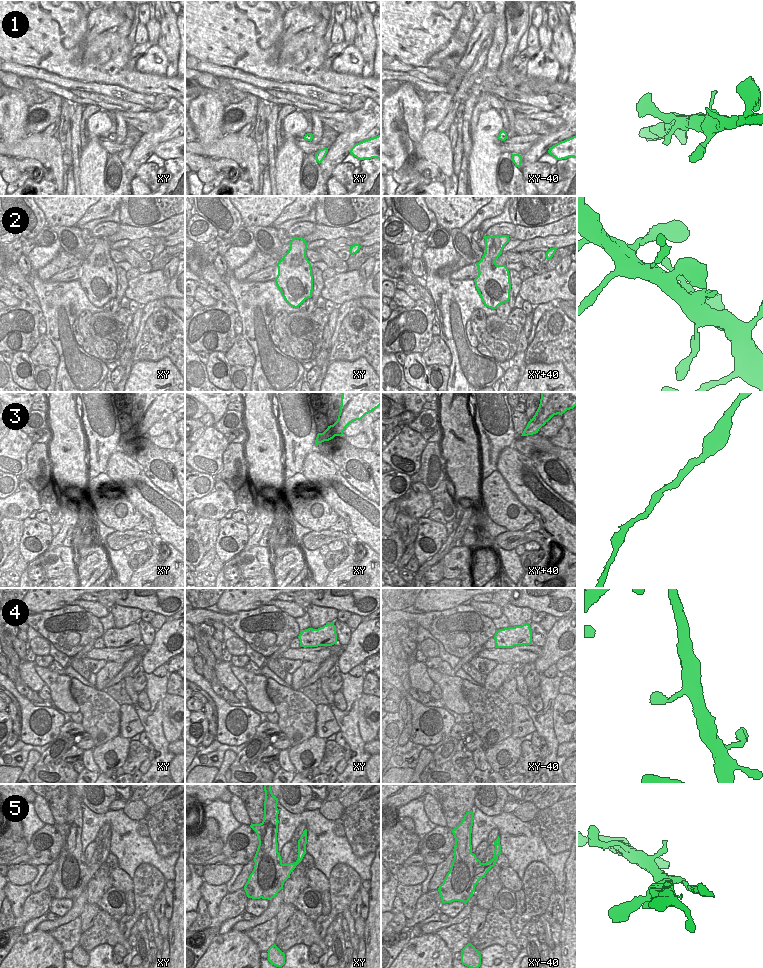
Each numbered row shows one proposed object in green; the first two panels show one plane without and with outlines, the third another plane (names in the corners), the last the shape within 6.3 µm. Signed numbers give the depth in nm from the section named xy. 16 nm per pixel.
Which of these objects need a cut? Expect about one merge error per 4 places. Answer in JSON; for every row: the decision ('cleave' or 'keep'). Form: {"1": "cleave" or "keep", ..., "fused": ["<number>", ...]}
{"1": "keep", "2": "keep", "3": "keep", "4": "keep", "5": "cleave", "fused": ["5"]}

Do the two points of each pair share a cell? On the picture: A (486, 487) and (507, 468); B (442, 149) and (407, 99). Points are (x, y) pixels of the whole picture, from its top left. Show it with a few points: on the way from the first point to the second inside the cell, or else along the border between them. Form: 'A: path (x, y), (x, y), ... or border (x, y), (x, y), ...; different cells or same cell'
A: border (497, 469), (514, 494); different cells
B: border (426, 132), (416, 146), (415, 153); different cells

